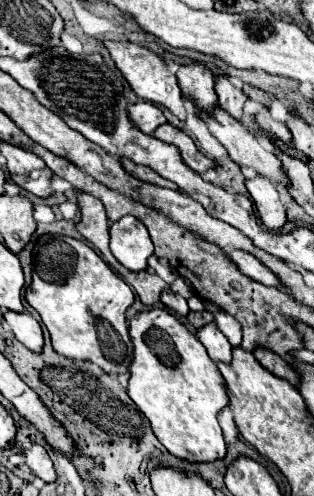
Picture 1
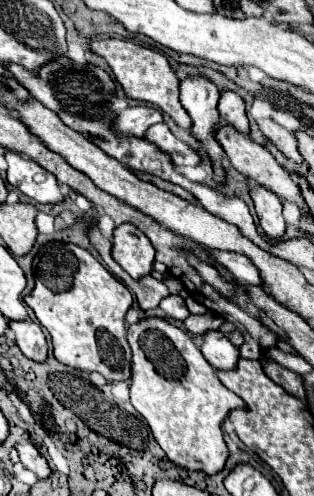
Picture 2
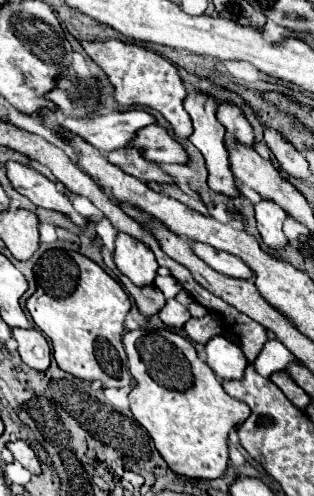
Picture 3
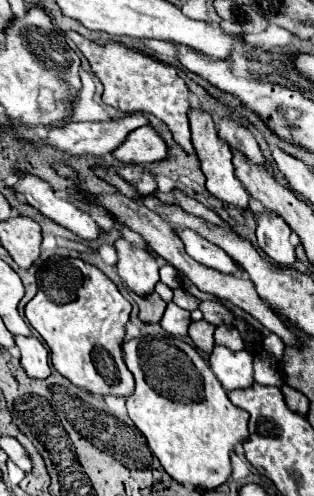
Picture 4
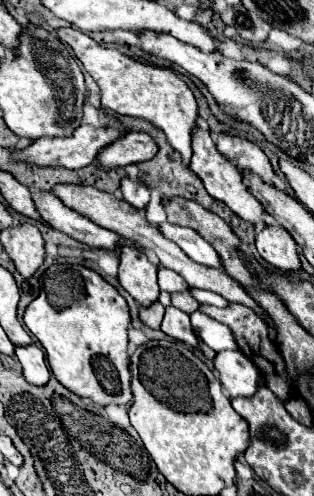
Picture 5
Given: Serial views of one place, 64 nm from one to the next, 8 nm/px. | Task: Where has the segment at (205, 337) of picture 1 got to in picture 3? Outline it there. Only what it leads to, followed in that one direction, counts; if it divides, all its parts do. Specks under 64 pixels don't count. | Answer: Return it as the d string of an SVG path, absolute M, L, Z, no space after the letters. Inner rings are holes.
M214 336L206 344L206 358L208 366L220 380L242 380L248 360L238 344L230 342L224 336Z

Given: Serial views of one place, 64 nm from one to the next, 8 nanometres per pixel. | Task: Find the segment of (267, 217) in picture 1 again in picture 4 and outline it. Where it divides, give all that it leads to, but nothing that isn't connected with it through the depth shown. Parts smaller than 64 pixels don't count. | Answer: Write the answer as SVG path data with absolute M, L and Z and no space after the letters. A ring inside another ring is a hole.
M272 214L272 218L258 216L256 228L258 248L278 266L292 266L296 262L296 248L290 244L290 228Z

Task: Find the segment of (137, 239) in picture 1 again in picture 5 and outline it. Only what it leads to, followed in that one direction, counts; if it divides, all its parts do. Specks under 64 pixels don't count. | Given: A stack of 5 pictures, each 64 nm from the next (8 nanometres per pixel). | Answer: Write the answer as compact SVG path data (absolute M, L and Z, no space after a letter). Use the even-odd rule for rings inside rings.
M134 246L122 248L118 280L122 288L138 302L138 306L150 308L154 302L158 302L160 288L156 280L156 266L142 250Z

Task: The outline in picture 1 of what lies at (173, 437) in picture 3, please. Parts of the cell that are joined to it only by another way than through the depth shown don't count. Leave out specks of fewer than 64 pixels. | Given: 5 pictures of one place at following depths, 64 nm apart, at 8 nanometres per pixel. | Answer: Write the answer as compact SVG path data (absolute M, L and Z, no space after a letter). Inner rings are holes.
M166 308L140 312L130 320L134 358L130 364L128 396L150 420L164 448L190 464L216 462L226 456L226 444L218 424L218 412L230 404L224 380L216 364L204 352L198 338Z

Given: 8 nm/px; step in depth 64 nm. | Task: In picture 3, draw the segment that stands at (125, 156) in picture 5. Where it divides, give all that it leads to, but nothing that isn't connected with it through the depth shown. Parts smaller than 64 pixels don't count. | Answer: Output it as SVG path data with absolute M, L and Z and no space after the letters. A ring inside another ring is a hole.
M150 124L146 128L140 128L130 142L130 148L140 150L144 160L154 160L154 162L176 162L184 164L188 162L186 152L180 148L180 144L168 136L168 132L156 124Z

